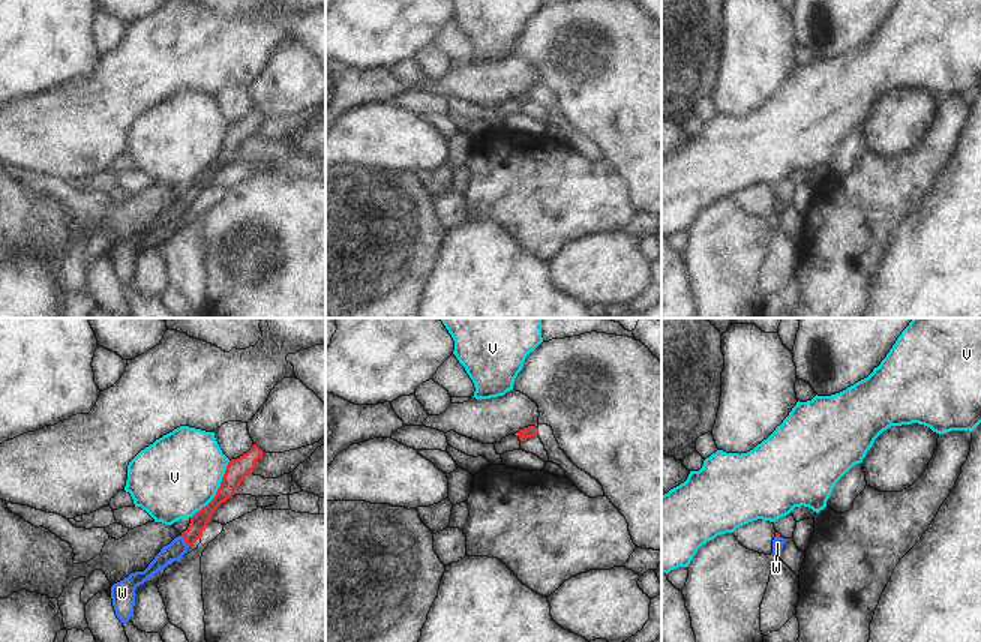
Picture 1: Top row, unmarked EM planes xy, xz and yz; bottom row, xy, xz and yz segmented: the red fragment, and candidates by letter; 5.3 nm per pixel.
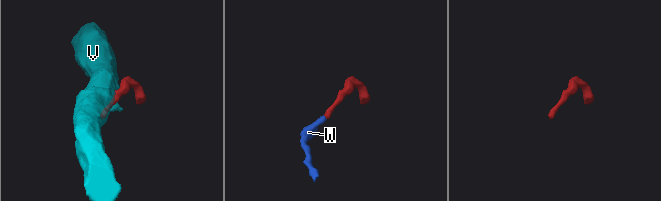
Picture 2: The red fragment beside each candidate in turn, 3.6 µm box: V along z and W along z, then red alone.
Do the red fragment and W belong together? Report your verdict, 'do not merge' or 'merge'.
merge

